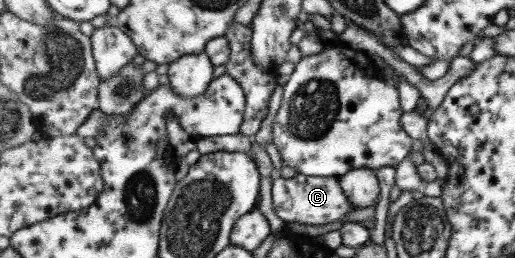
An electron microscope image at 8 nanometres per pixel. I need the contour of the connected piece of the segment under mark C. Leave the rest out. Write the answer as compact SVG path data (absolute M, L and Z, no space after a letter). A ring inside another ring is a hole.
M296 174L291 178L275 176L272 181L272 207L276 215L285 223L301 223L308 225L328 225L355 209L342 189L339 178L316 177Z

